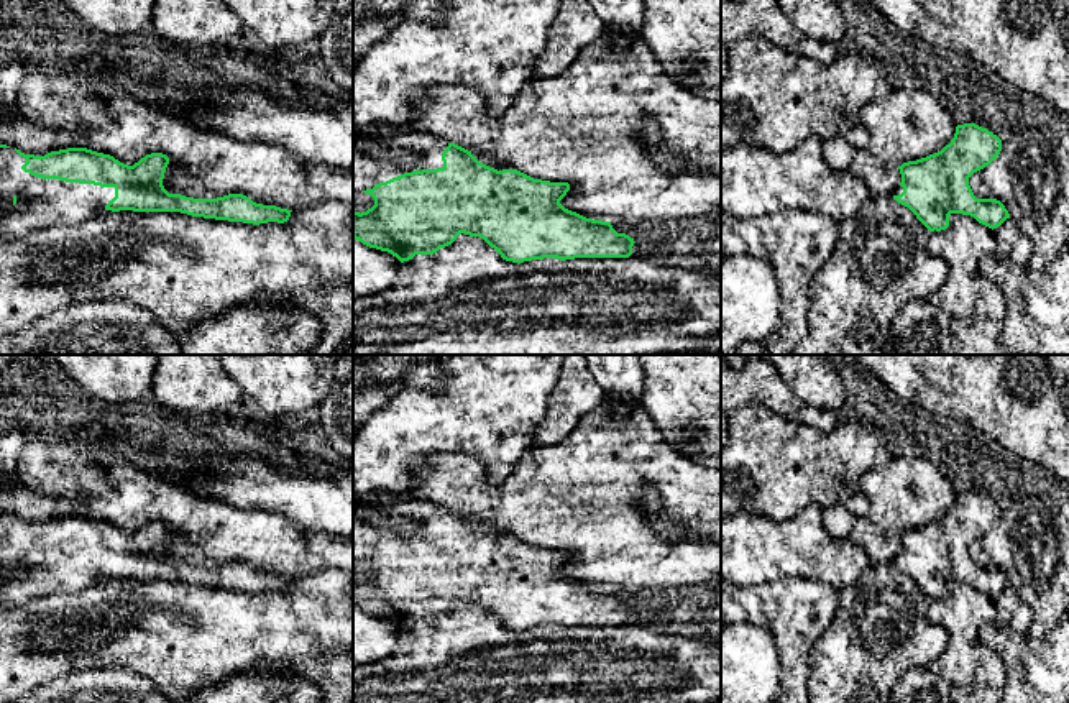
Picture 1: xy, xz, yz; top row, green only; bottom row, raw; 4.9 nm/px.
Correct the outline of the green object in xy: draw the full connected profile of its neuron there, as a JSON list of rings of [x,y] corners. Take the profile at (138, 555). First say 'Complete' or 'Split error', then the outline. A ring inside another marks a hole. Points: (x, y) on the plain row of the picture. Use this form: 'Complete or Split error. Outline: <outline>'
Split error. Outline: [[[0,512],[0,604],[11,608],[46,595],[76,593],[100,578],[181,580],[192,585],[253,593],[284,591],[291,585],[292,578],[256,572],[243,562],[228,562],[217,567],[169,562],[163,554],[167,532],[169,526],[163,521],[146,522],[128,534],[110,522],[87,516],[67,516],[34,524]]]

